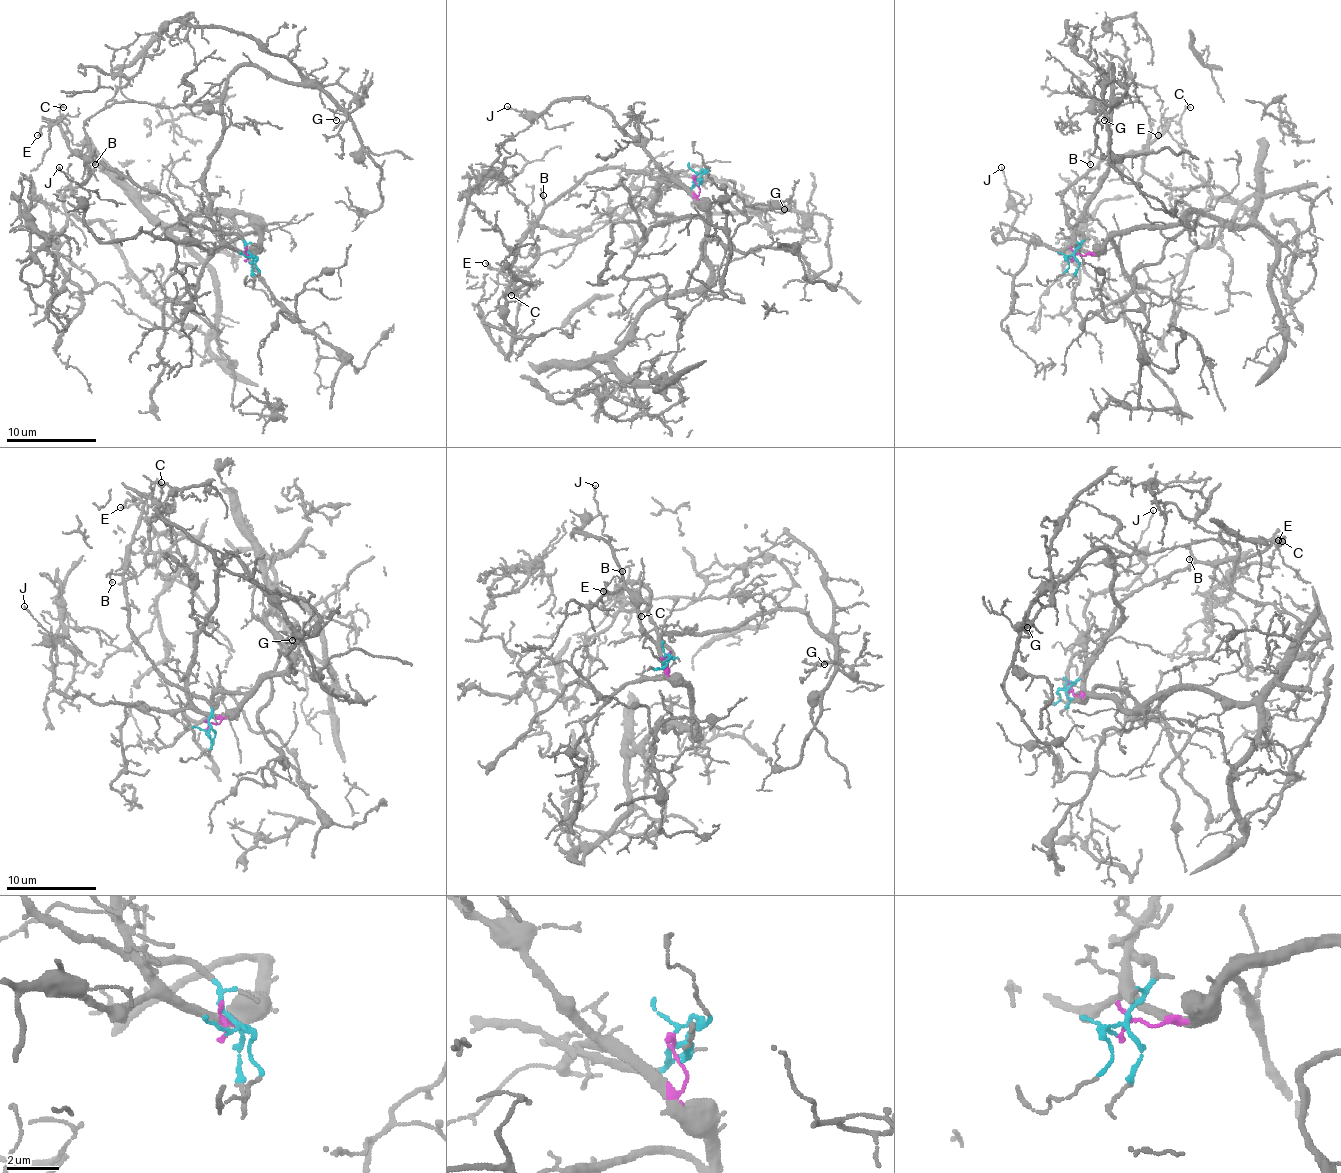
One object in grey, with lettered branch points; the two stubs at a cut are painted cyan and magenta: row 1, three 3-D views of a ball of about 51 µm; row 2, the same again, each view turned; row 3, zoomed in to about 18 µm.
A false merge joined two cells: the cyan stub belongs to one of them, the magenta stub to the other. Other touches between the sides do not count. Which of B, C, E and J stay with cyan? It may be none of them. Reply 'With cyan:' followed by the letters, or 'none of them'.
With cyan: B, C, E

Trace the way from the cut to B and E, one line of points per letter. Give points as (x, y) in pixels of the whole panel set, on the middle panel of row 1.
B: (696, 174), (700, 177), (682, 188), (649, 174), (604, 168), (588, 172), (548, 204), (543, 195)
E: (696, 174), (700, 177), (682, 188), (649, 174), (597, 168), (543, 210), (505, 273), (485, 262)

